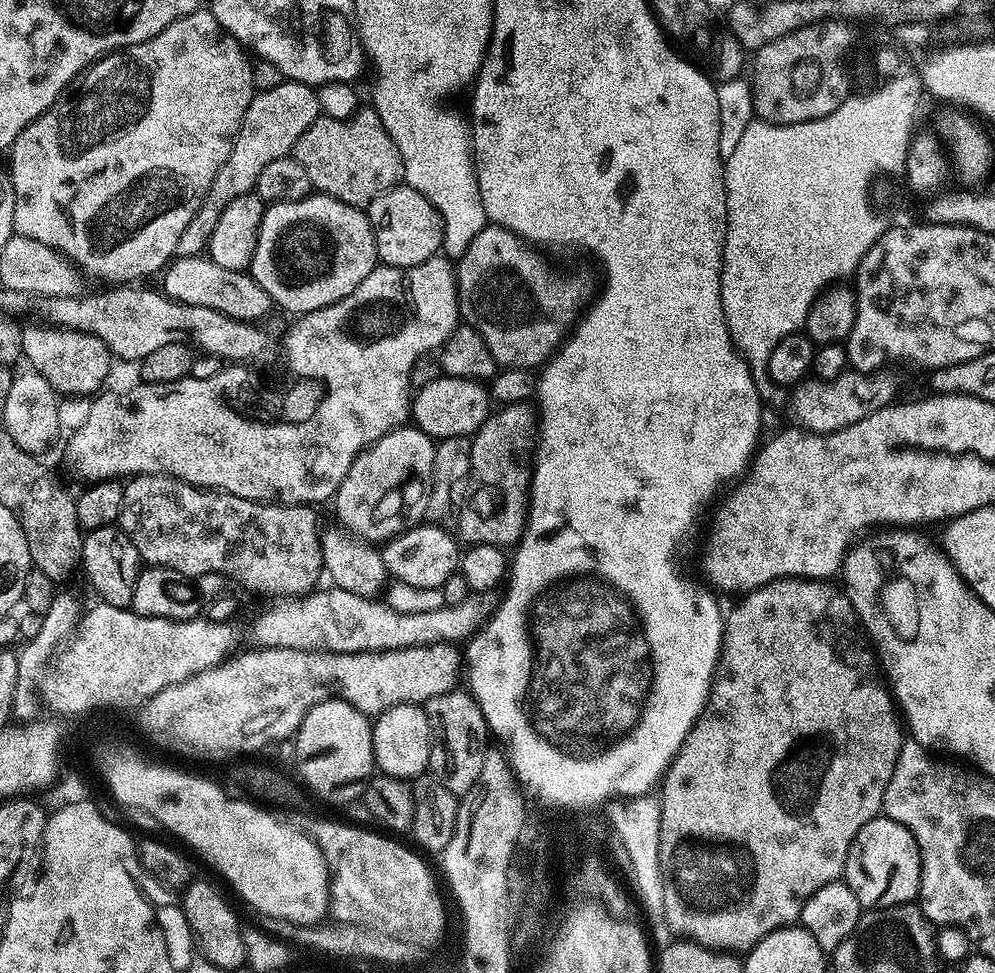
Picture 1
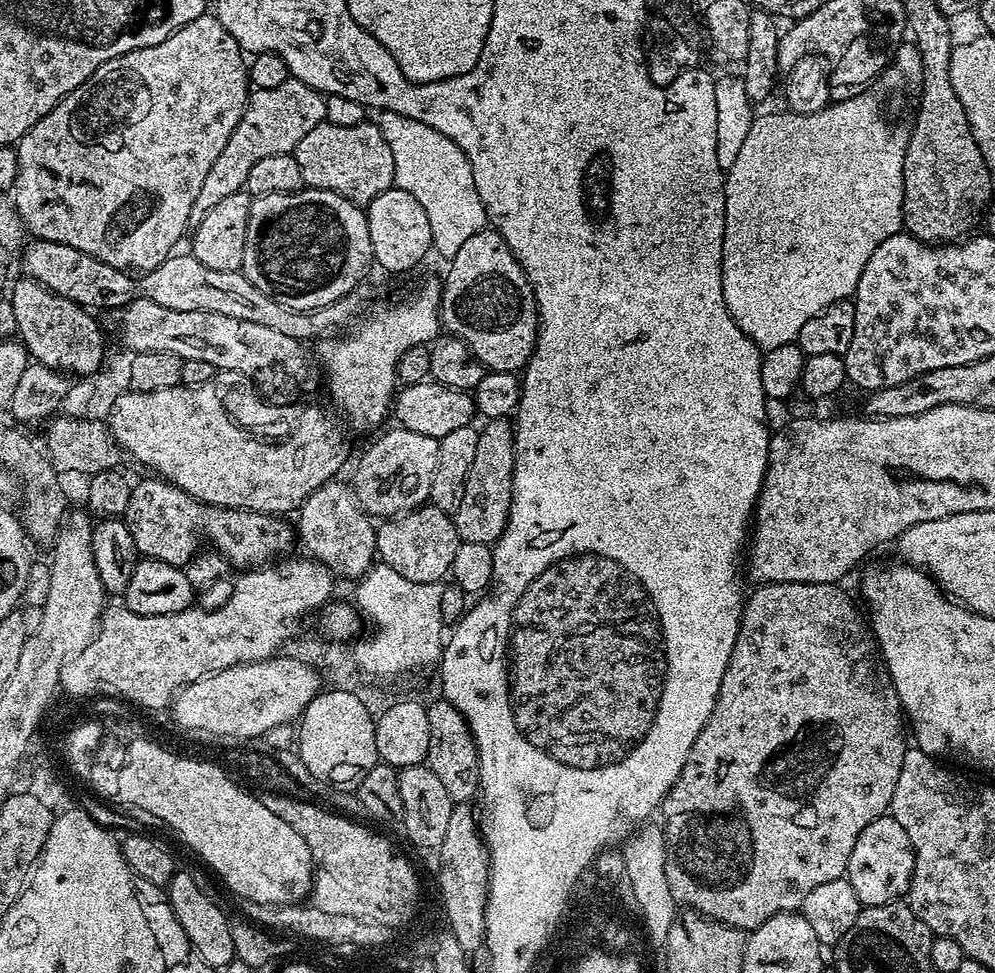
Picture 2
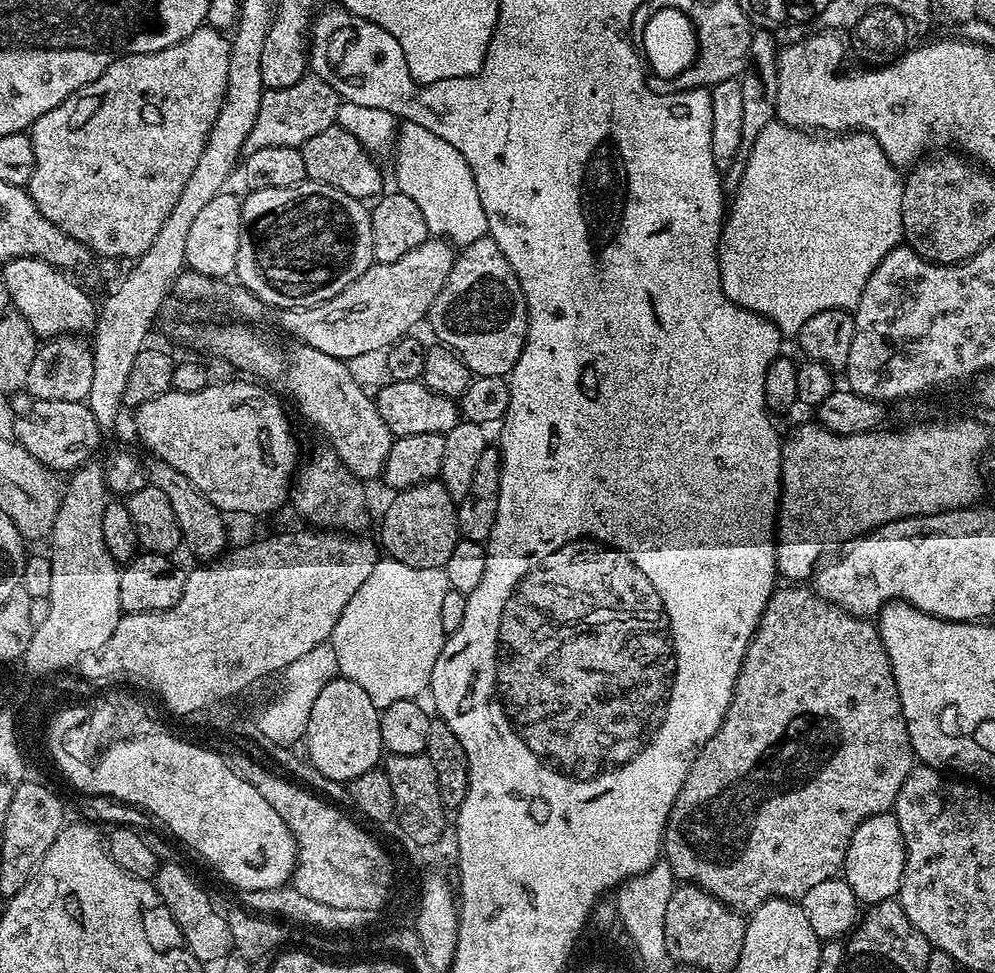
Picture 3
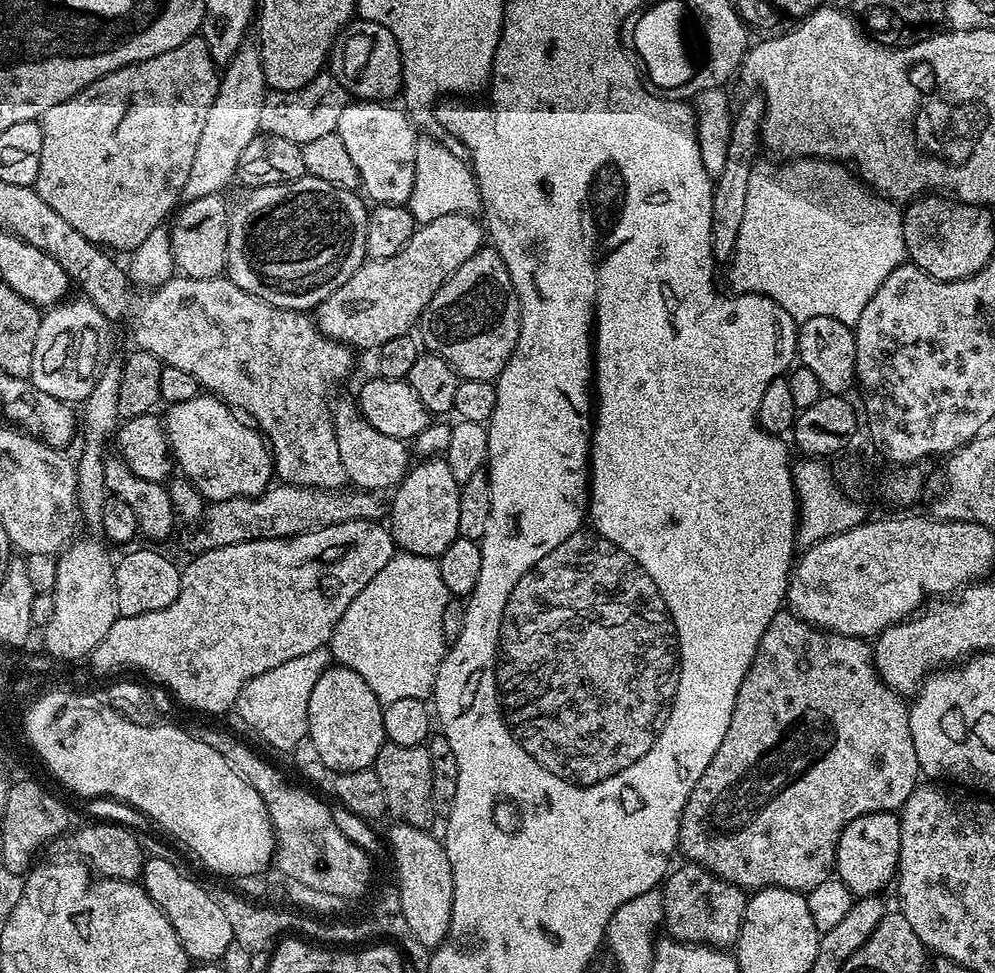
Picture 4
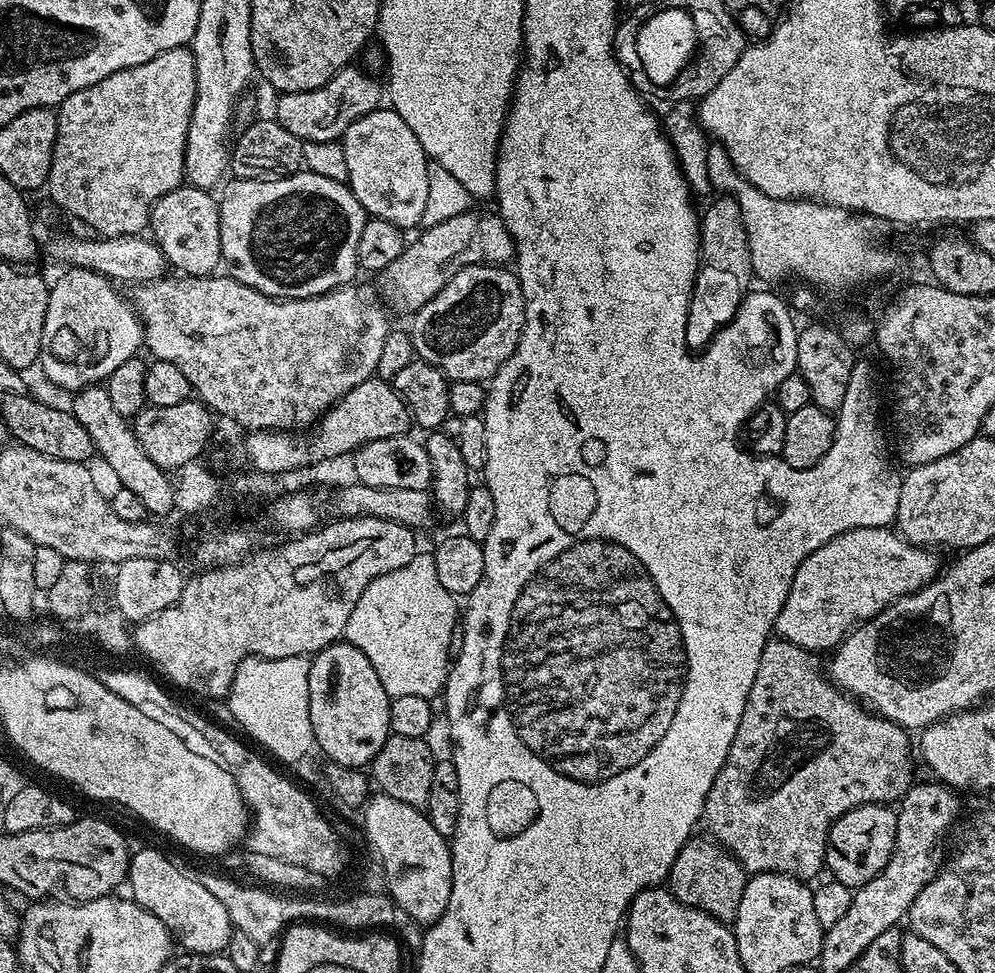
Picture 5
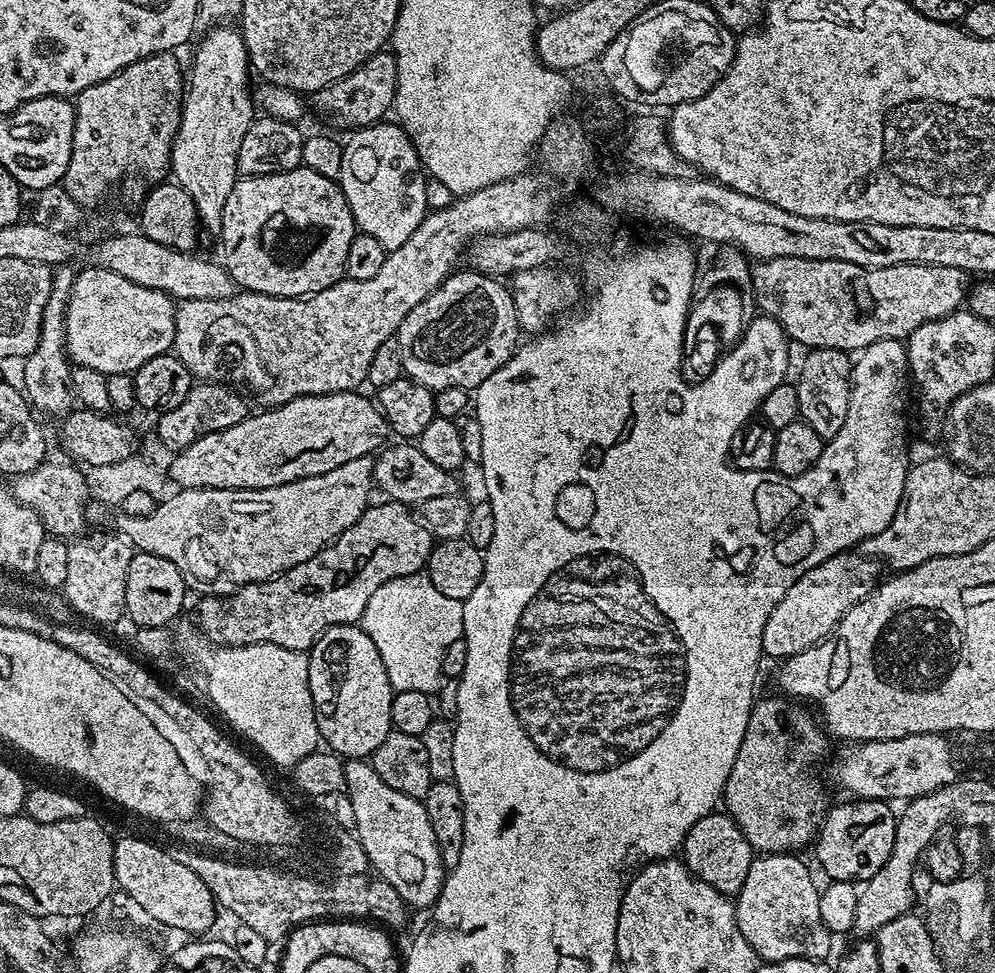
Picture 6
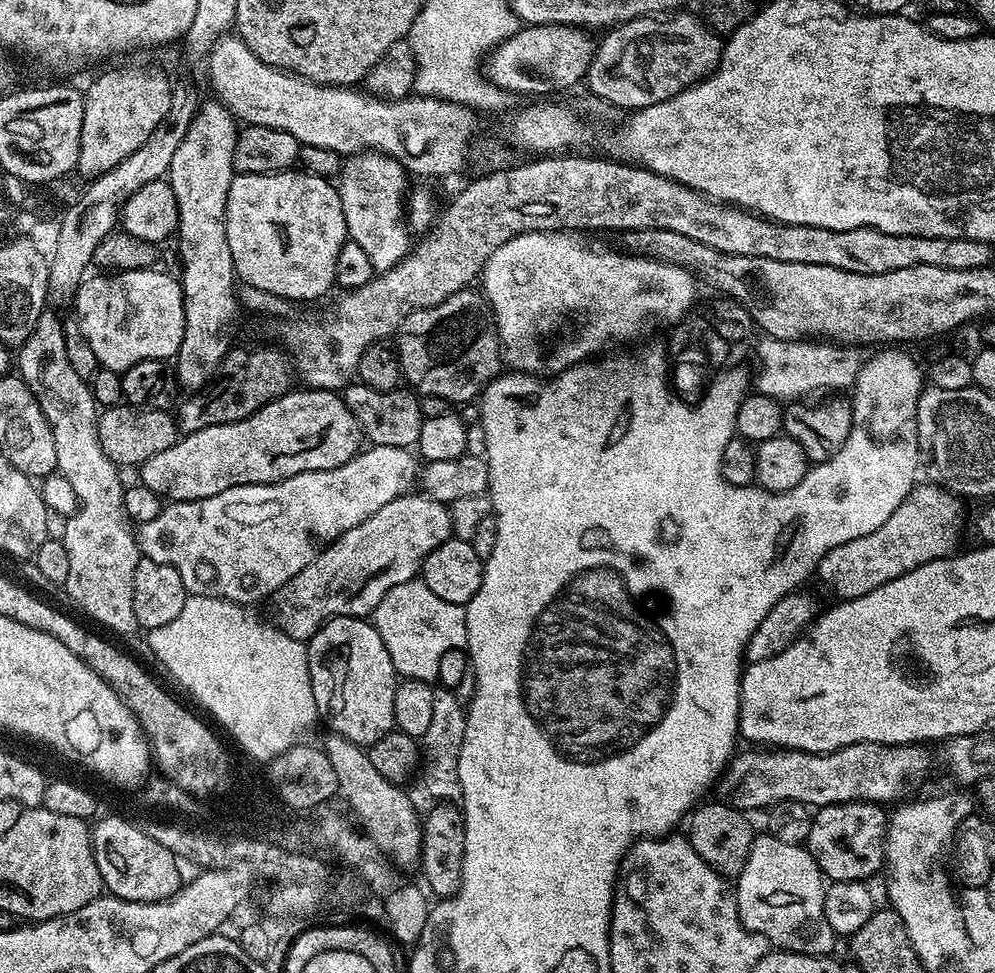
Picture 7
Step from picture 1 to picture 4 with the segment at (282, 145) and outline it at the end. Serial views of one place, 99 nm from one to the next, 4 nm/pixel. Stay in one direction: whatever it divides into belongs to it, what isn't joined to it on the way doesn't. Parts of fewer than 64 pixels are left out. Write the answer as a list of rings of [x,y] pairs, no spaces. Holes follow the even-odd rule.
[[[323,72],[298,90],[269,91],[263,100],[260,129],[267,135],[287,138],[302,145],[335,132],[342,110],[349,101],[348,90],[331,73]]]

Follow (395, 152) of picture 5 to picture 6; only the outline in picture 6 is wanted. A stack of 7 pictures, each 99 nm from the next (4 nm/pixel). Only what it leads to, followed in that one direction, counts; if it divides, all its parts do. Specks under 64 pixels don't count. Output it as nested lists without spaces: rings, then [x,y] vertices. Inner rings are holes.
[[[384,120],[355,129],[346,140],[342,174],[338,181],[359,231],[377,238],[388,251],[397,249],[414,234],[429,211],[427,175],[411,136],[399,123]]]

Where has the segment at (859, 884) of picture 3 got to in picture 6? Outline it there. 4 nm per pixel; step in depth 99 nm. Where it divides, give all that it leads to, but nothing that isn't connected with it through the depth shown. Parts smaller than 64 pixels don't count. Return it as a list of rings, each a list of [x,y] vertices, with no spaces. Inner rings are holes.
[[[852,798],[847,802],[849,804],[833,803],[824,815],[820,834],[814,841],[816,860],[820,863],[821,870],[828,875],[829,881],[863,882],[874,878],[874,874],[886,866],[890,850],[894,850],[897,813],[891,803],[883,800]]]

